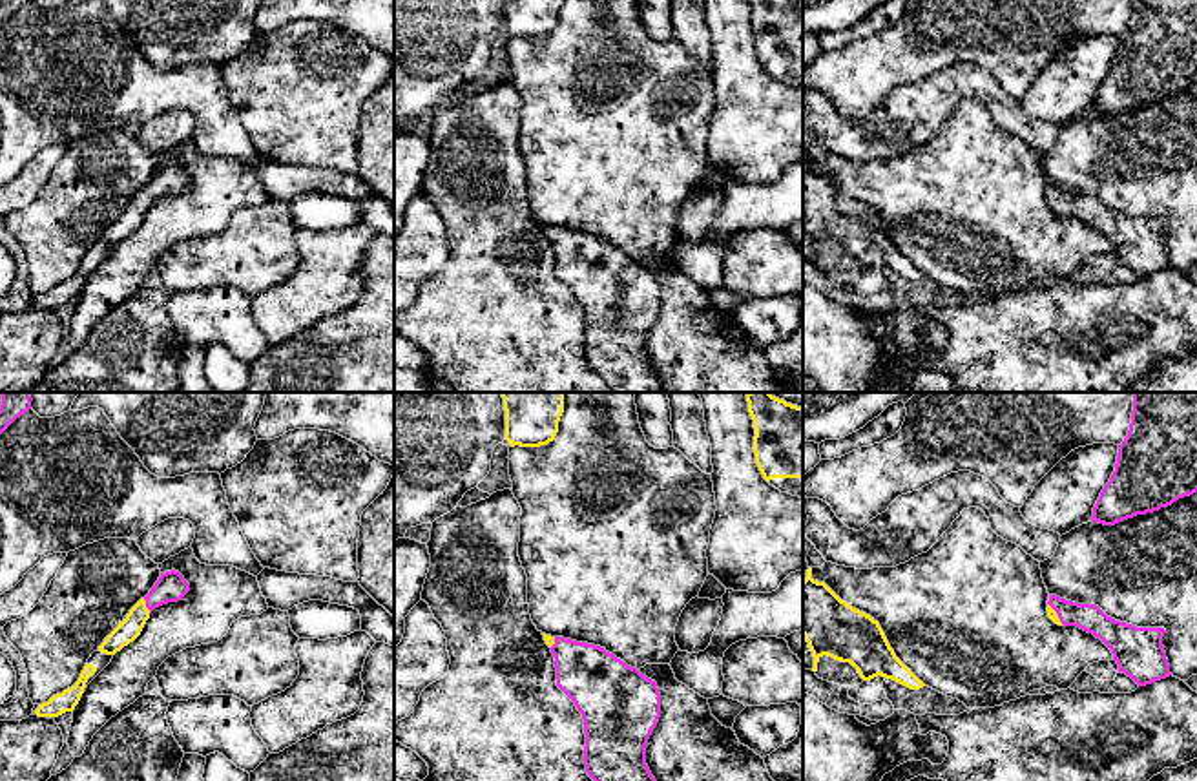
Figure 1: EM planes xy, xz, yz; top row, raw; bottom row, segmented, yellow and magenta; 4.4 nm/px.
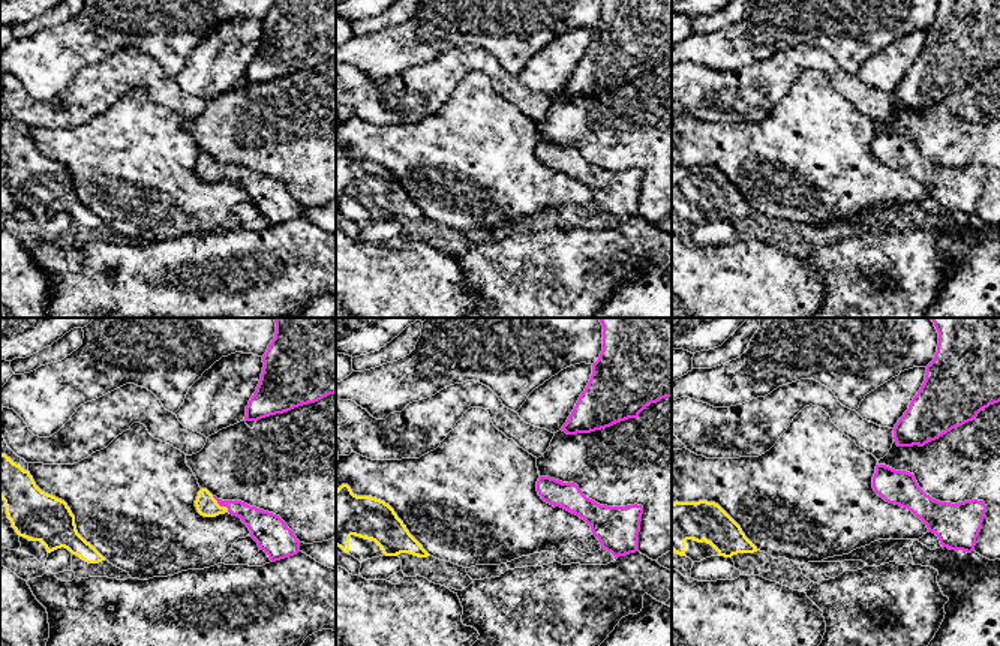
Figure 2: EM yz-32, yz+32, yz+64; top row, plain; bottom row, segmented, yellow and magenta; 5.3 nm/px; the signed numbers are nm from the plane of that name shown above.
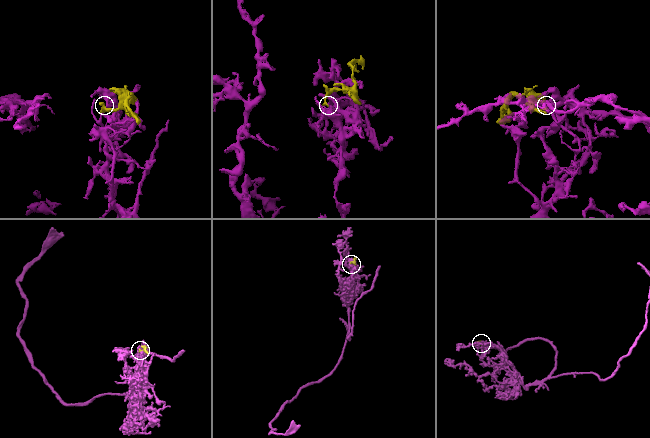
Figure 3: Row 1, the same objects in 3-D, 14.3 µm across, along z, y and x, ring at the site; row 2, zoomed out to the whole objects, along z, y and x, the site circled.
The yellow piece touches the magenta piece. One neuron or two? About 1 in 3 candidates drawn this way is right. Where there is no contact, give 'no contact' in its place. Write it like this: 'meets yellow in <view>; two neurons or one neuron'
meets yellow in xy; one neuron

